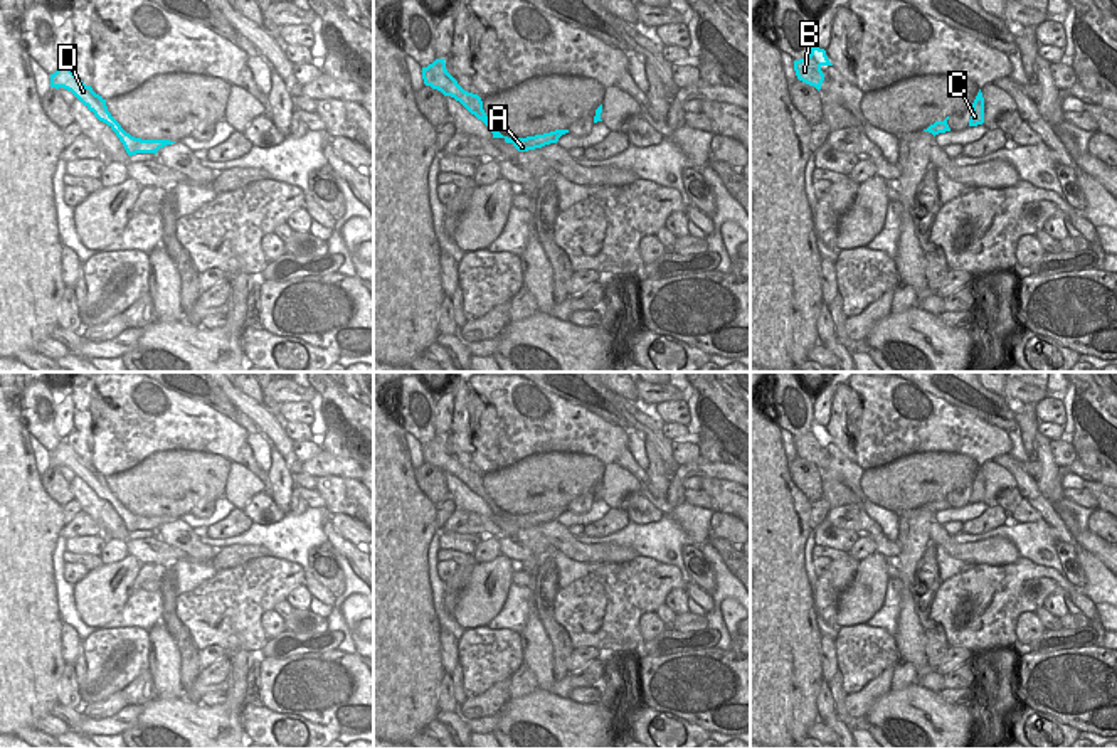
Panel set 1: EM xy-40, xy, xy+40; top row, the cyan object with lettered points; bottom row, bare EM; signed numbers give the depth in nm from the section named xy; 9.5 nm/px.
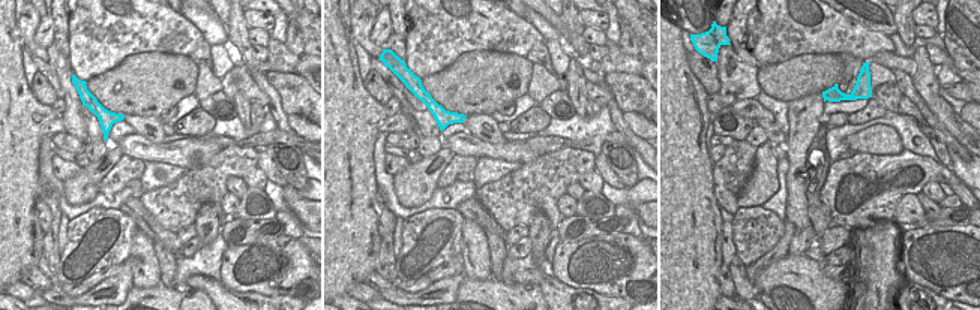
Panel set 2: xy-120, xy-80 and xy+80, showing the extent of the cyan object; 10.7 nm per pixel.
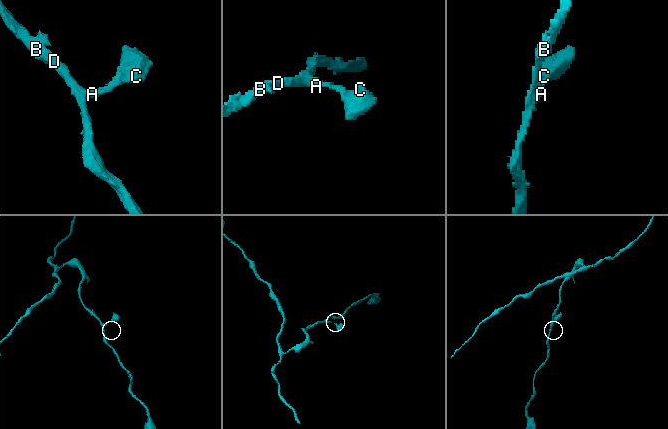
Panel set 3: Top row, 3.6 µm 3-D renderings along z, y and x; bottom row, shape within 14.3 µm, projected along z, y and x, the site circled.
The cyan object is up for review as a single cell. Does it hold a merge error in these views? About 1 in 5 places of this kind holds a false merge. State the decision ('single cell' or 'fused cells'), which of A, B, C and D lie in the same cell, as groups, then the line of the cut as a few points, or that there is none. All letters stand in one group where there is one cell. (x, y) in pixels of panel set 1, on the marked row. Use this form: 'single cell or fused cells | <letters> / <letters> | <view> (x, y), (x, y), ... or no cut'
single cell | A B C D | no cut

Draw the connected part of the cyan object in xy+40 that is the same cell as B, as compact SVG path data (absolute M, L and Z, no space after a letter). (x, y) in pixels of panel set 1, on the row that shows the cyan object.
M813 44L811 54L804 59L794 61L794 71L799 81L814 86L818 91L824 81L823 66L833 66L824 49Z

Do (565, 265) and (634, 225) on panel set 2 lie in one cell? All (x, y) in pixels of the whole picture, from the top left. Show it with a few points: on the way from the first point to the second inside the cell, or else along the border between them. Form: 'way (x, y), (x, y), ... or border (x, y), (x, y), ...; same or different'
border (623, 231), (643, 238); different

